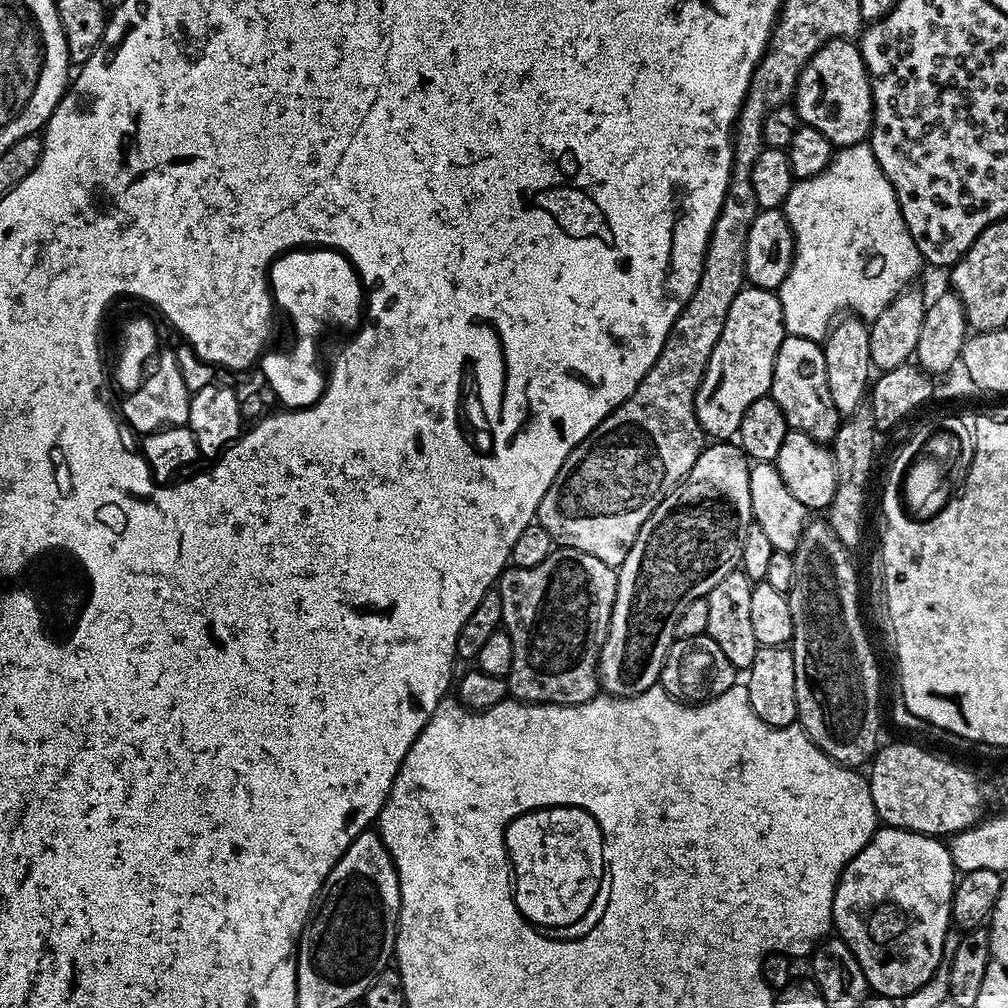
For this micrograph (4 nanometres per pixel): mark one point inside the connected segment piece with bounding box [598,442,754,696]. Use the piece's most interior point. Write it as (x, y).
(696, 535)

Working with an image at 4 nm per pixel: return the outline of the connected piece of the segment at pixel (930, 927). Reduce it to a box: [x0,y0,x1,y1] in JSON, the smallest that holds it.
[832,826,957,998]

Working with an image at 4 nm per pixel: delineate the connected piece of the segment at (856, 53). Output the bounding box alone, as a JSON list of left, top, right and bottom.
[796,39,872,149]

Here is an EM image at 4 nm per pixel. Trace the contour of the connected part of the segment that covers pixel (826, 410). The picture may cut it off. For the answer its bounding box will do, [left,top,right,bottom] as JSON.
[770,335,842,445]

